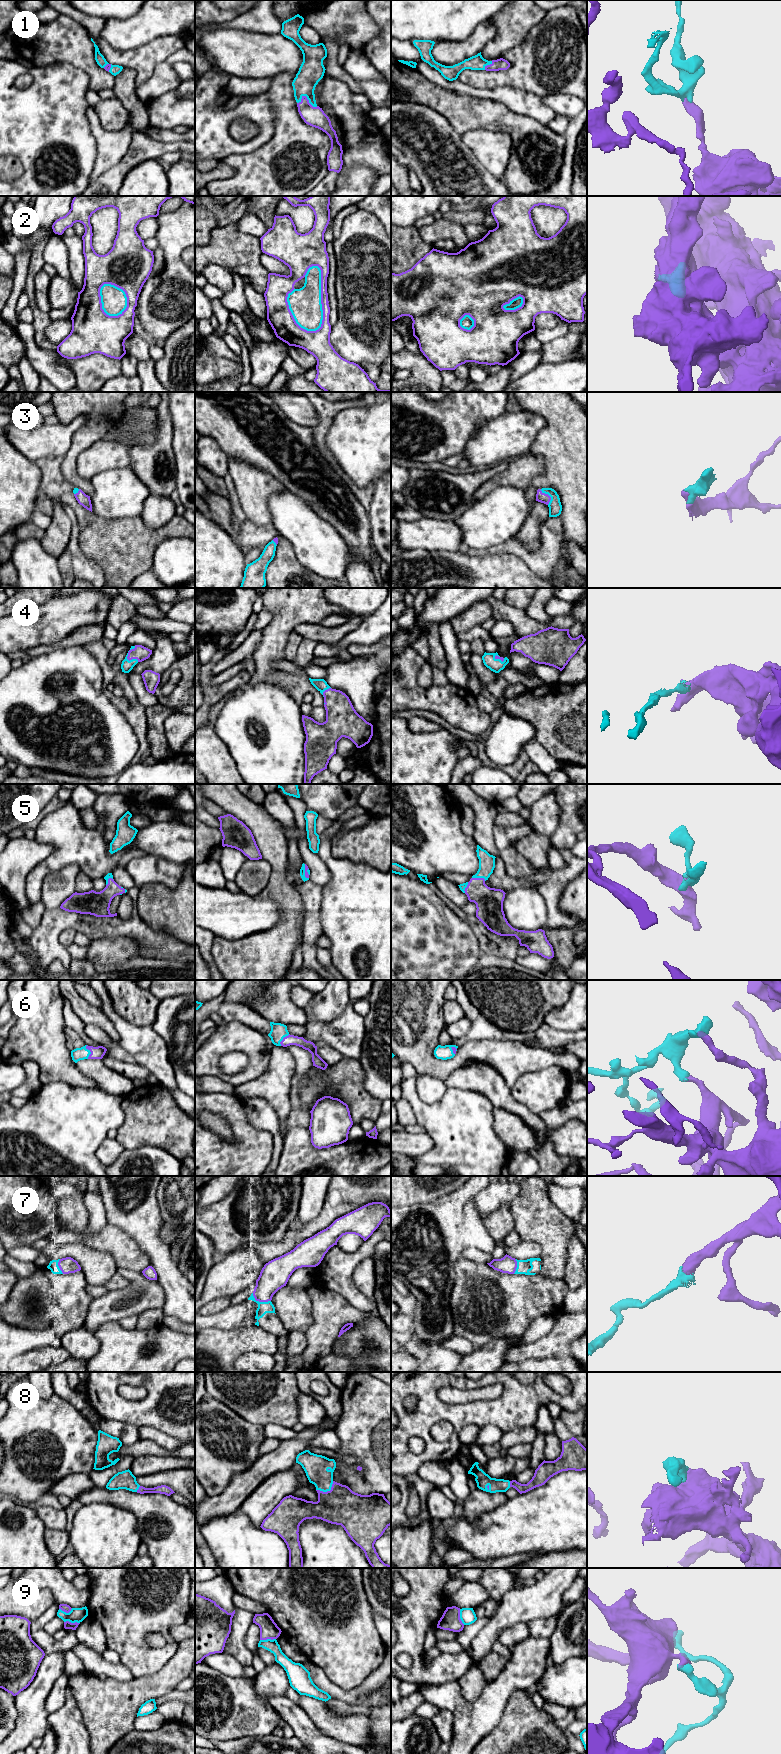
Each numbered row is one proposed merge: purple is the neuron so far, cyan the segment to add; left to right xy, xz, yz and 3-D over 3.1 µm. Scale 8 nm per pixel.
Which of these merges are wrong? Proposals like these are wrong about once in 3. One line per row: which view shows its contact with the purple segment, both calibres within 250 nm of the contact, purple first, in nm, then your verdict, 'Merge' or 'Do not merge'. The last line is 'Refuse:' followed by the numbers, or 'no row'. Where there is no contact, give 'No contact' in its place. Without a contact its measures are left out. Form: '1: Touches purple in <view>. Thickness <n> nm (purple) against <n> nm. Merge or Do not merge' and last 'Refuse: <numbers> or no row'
1: Touches purple in xz. Thickness 160 nm (purple) against 200 nm. Merge
2: Touches purple in xz. Thickness 110 nm (purple) against 260 nm. Do not merge
3: Touches purple in yz. Thickness 80 nm (purple) against 110 nm. Merge
4: Touches purple in xy. Thickness 120 nm (purple) against 90 nm. Merge
5: Touches purple in yz. Thickness 220 nm (purple) against 130 nm. Merge
6: Touches purple in xy. Thickness 100 nm (purple) against 100 nm. Merge
7: Touches purple in xz. Thickness 220 nm (purple) against 100 nm. Merge
8: Touches purple in xz. Thickness 300 nm (purple) against 190 nm. Merge
9: Touches purple in xy. Thickness 60 nm (purple) against 110 nm. Do not merge
Refuse: 2, 9

